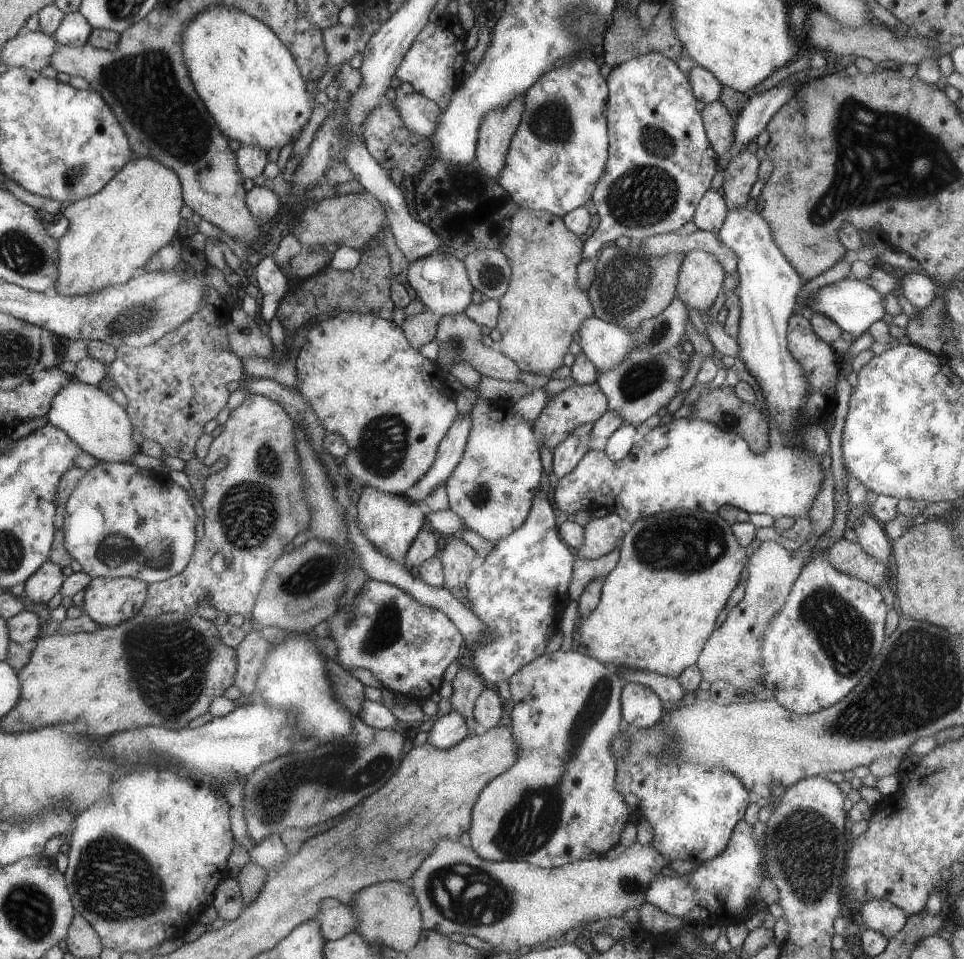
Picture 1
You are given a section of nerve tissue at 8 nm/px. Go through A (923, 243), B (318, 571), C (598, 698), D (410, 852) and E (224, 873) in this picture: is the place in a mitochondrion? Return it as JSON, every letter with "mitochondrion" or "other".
{"A":"other","B":"mitochondrion","C":"mitochondrion","D":"other","E":"other"}

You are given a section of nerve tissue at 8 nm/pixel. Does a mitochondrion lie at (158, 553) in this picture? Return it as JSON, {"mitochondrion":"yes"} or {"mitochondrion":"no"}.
{"mitochondrion":"yes"}

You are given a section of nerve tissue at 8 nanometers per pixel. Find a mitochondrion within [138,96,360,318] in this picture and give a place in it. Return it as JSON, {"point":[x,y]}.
{"point":[190,144]}

